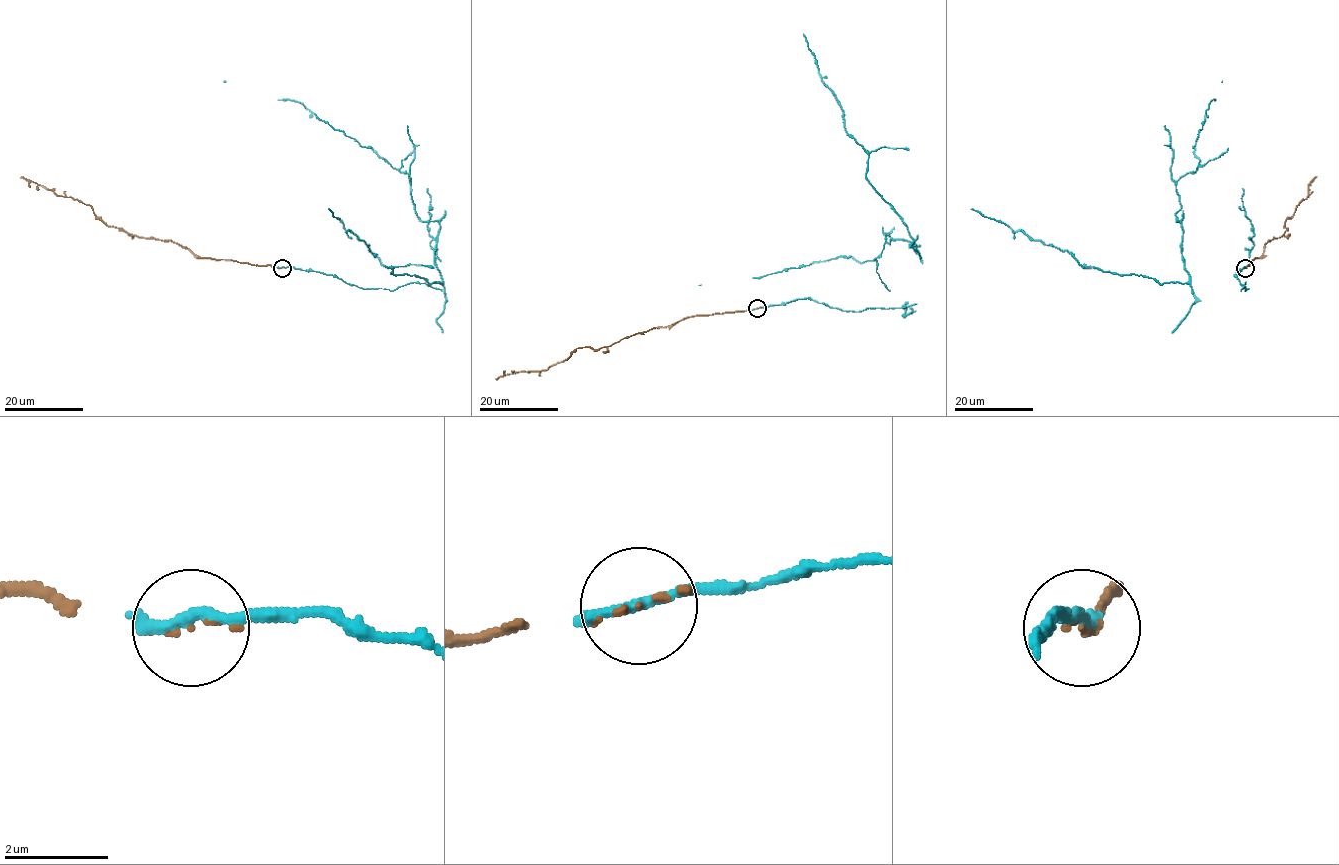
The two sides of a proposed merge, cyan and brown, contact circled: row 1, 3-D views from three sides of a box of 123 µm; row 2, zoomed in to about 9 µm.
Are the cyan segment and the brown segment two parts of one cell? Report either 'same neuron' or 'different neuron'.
same neuron

